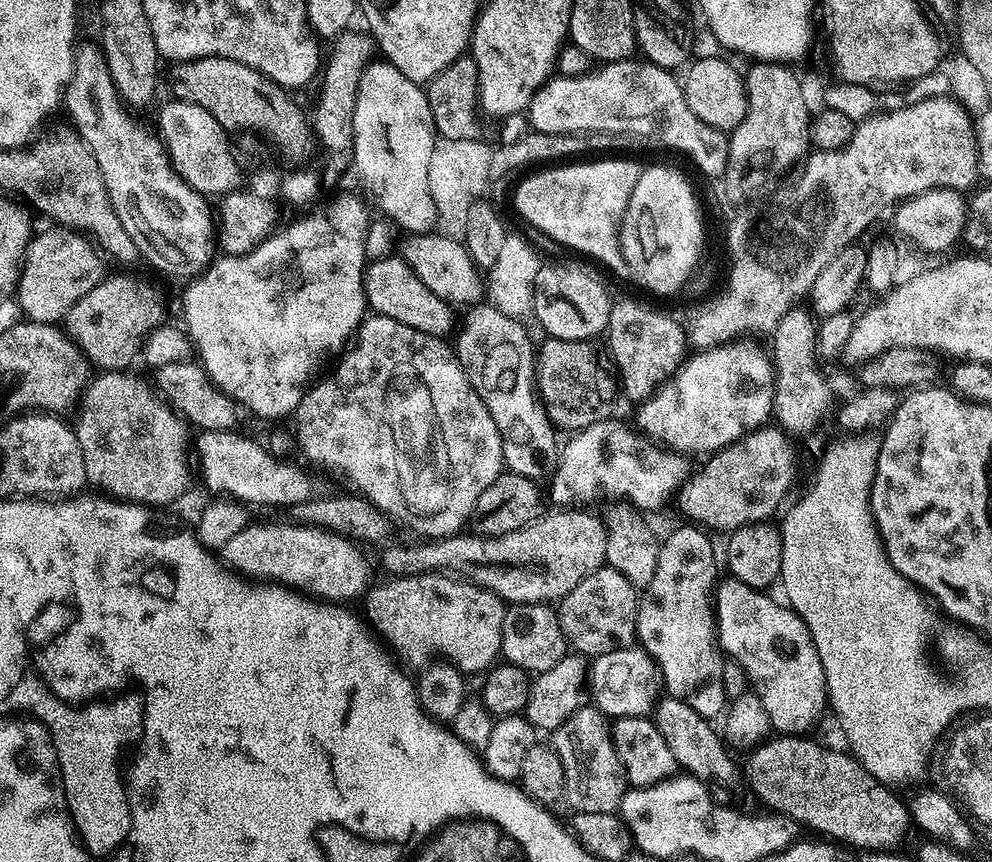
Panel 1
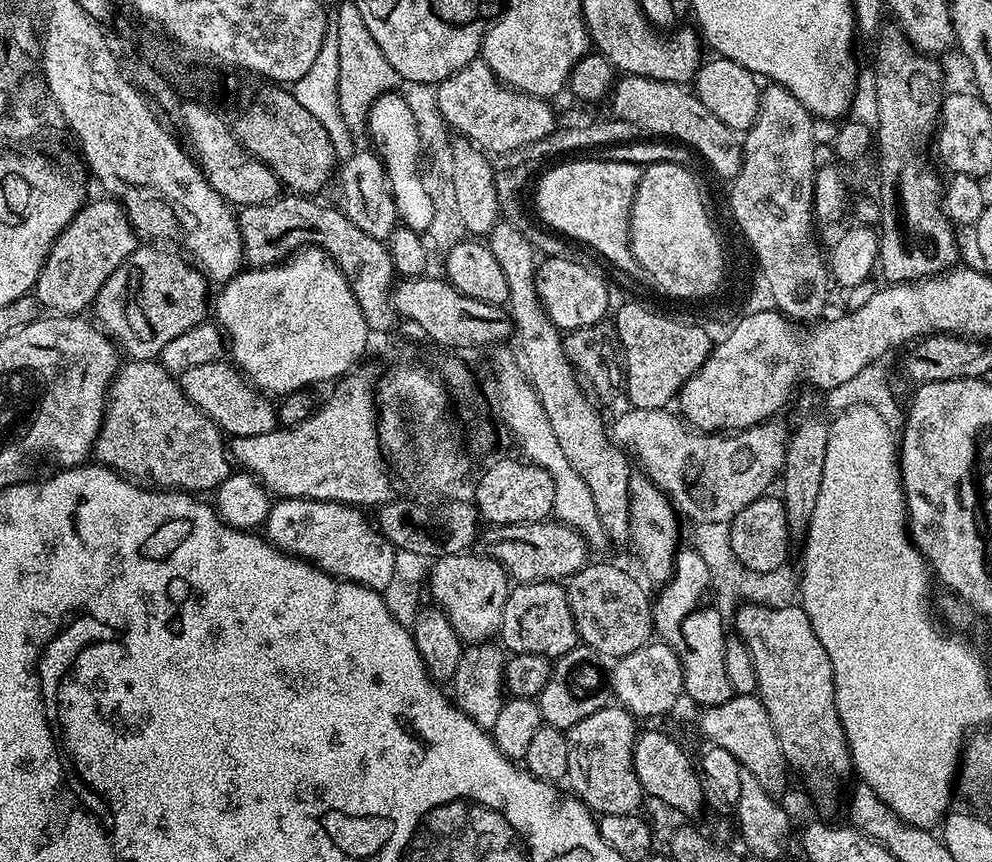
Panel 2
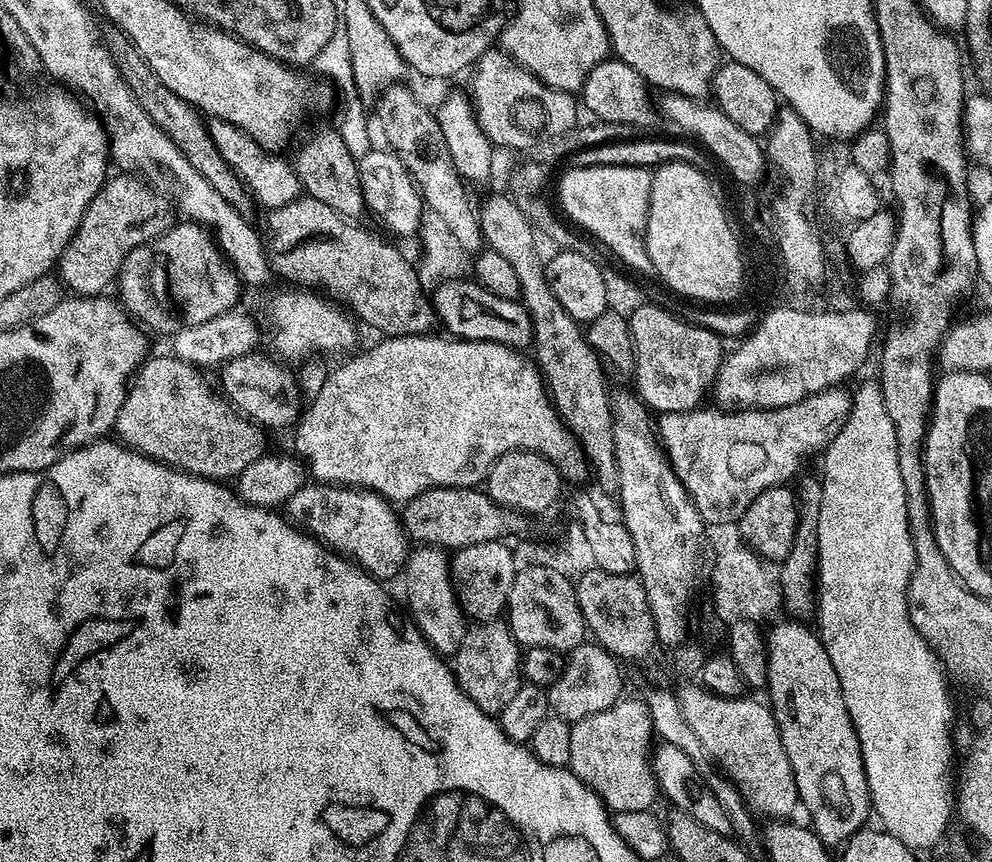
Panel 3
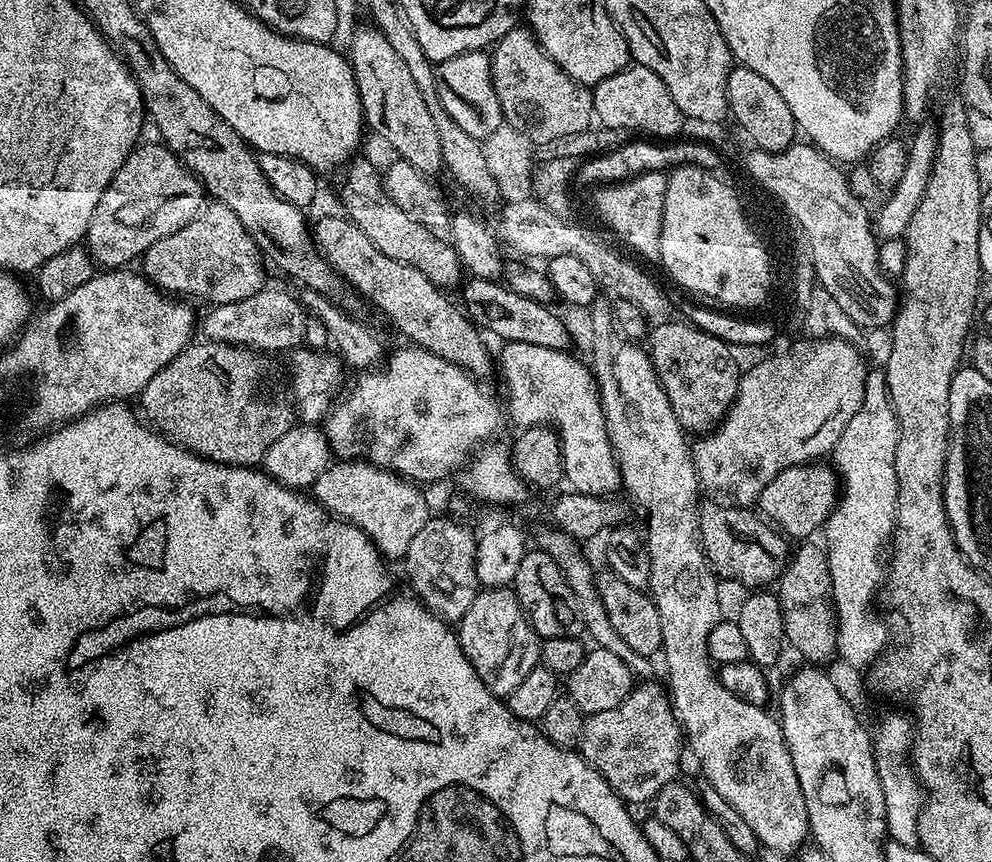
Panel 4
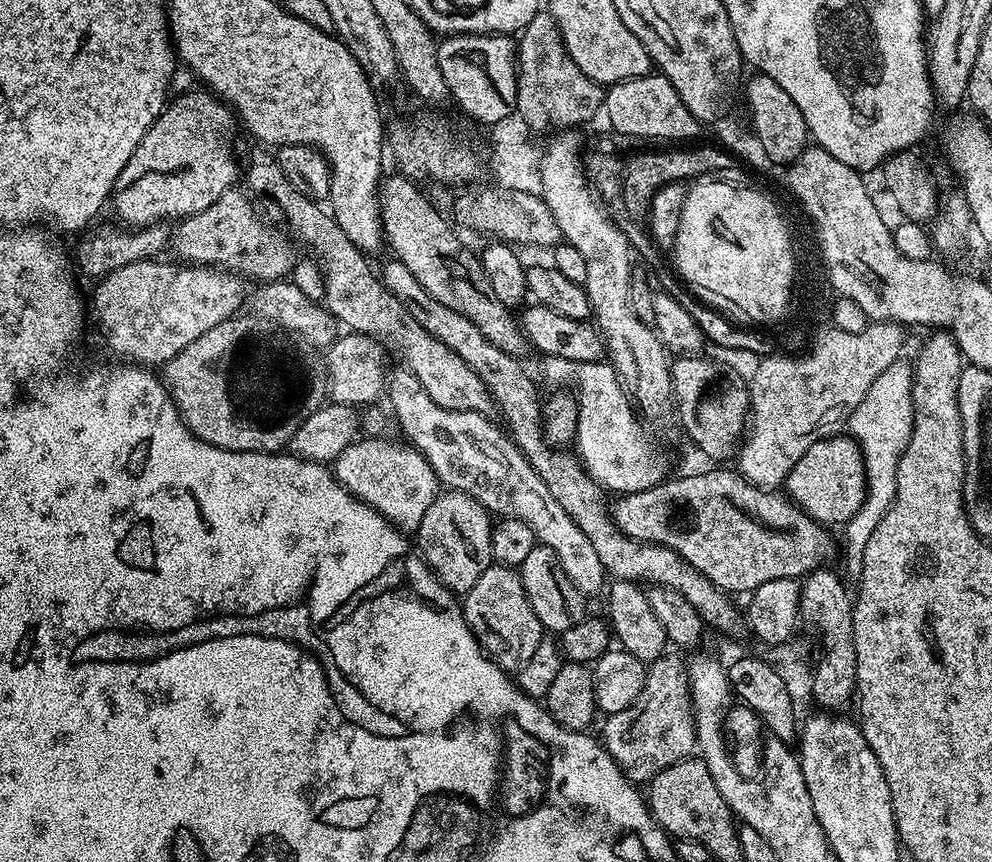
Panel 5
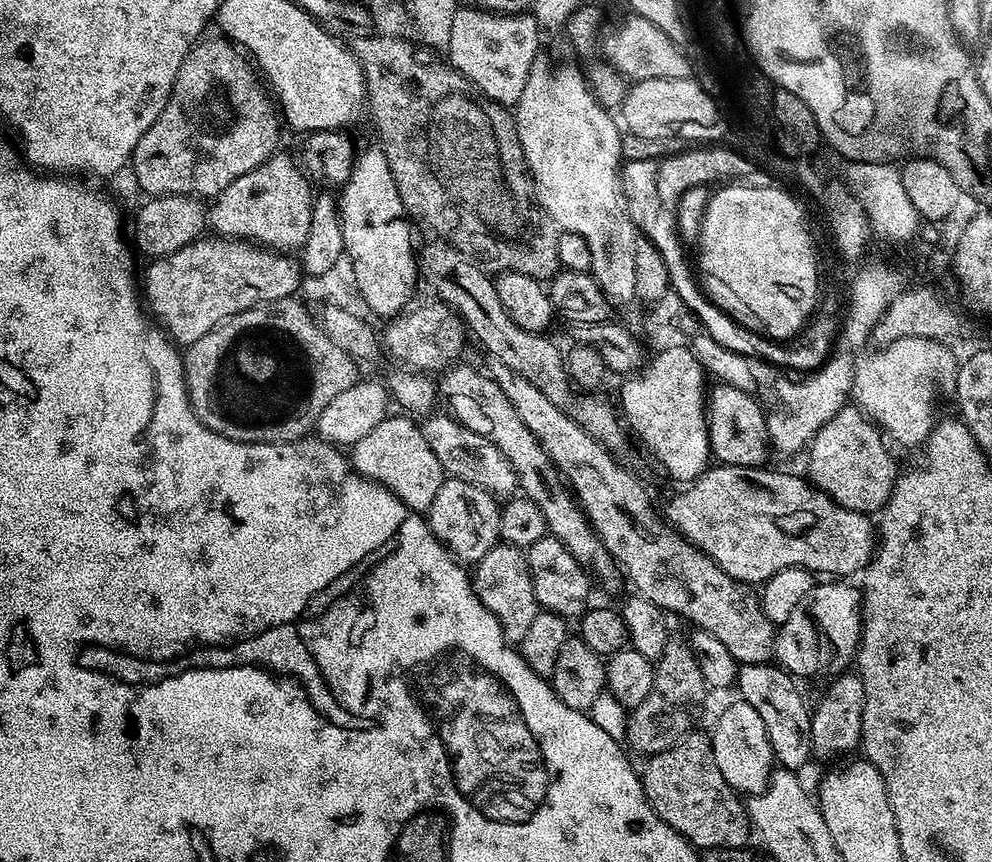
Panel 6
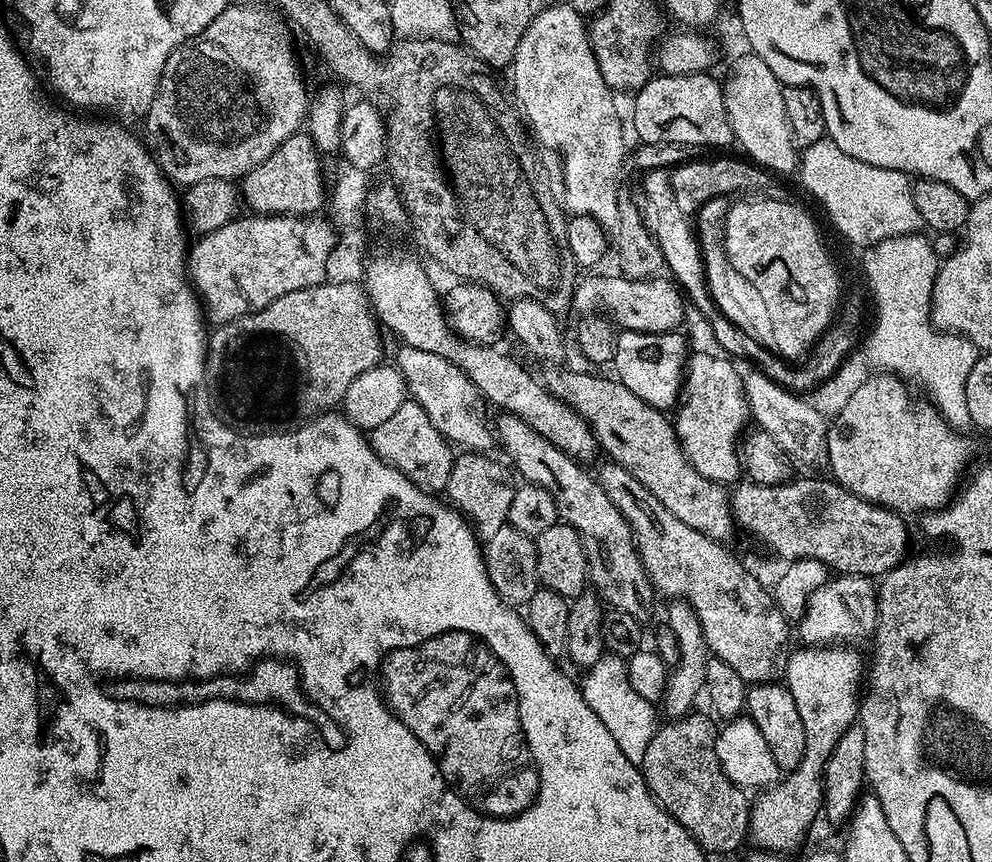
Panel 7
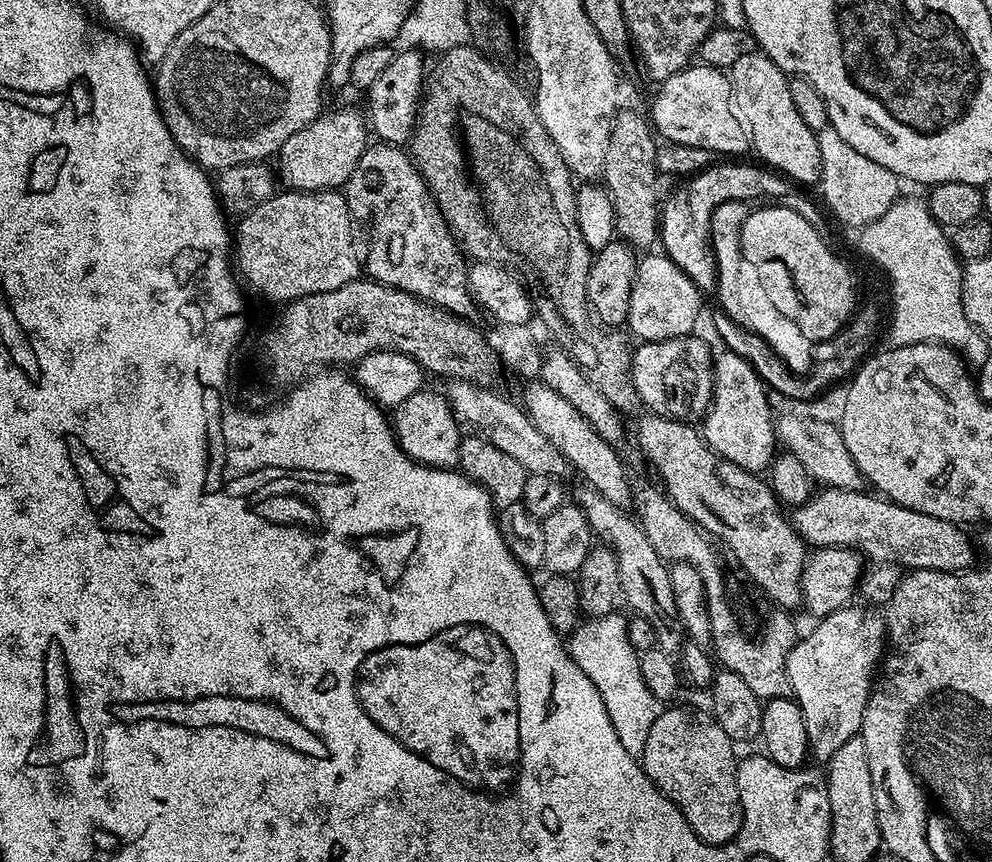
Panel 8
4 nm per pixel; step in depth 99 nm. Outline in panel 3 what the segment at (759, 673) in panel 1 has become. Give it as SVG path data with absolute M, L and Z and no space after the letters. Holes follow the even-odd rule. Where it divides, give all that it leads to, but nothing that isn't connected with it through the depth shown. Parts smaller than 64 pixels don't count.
M788 623L792 624L780 624L766 636L768 654L766 700L772 709L772 716L776 719L782 746L786 750L786 758L790 758L790 766L794 770L794 782L800 795L799 803L812 819L811 829L816 832L823 844L840 846L857 830L865 827L870 820L872 799L868 793L862 750L858 734L854 730L854 722L842 698L838 674L834 674L834 662L830 662L830 654L826 654L824 643L811 627L808 629L804 625L807 623Z

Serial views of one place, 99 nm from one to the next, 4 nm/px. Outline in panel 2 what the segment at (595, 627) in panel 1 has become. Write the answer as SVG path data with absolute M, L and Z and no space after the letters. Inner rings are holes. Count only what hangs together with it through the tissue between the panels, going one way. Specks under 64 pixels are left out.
M585 563L566 581L570 614L574 614L579 643L585 648L593 648L601 658L632 654L653 639L653 601L644 593L645 585L639 579L636 581L626 569L616 564L592 563Z

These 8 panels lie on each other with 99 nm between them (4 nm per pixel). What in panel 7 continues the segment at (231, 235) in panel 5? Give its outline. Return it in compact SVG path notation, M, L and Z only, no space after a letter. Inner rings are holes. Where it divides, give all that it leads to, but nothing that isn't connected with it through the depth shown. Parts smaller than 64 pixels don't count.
M308 134L286 138L266 162L262 162L242 180L242 200L253 213L273 216L310 216L321 211L326 204L326 175L322 168L322 156Z

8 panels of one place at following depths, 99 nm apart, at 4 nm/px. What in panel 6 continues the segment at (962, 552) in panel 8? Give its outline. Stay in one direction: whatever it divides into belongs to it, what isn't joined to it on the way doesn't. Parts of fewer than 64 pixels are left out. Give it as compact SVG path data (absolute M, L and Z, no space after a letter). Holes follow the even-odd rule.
M720 464L719 466L709 467L707 472L703 472L697 480L691 481L681 490L677 496L672 496L668 500L668 505L662 508L663 519L667 520L677 532L683 534L688 541L698 550L702 550L702 554L709 556L712 561L718 565L726 574L730 574L730 578L740 580L743 584L749 586L763 585L778 570L786 570L787 568L805 568L807 572L819 574L825 572L828 578L852 578L855 574L863 573L868 563L872 561L873 555L878 543L878 532L871 524L869 517L863 512L855 512L854 510L846 510L842 506L838 506L838 502L834 502L830 497L821 490L821 488L813 486L803 475L795 476L792 472L771 472L771 467L761 466L759 468L743 468L742 466L730 466L729 464Z

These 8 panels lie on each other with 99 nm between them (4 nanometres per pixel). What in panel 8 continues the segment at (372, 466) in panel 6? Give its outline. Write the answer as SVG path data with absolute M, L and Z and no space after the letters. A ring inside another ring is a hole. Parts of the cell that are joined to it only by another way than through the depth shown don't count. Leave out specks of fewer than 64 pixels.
M425 386L419 392L410 394L406 402L395 408L390 423L396 433L396 441L411 460L429 464L431 468L455 469L460 463L462 424L452 412L445 393L440 390L431 392L430 388Z

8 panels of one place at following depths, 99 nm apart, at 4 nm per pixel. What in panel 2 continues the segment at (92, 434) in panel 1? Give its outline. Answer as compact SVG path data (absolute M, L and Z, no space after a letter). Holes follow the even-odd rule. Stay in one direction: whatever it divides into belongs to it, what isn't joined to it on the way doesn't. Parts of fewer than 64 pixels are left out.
M128 360L121 363L108 389L108 406L104 410L100 433L96 436L94 456L99 463L137 481L148 482L148 479L152 479L151 483L161 489L193 494L211 493L234 471L225 433L211 418L199 412L194 402L185 398L179 379L156 360Z

